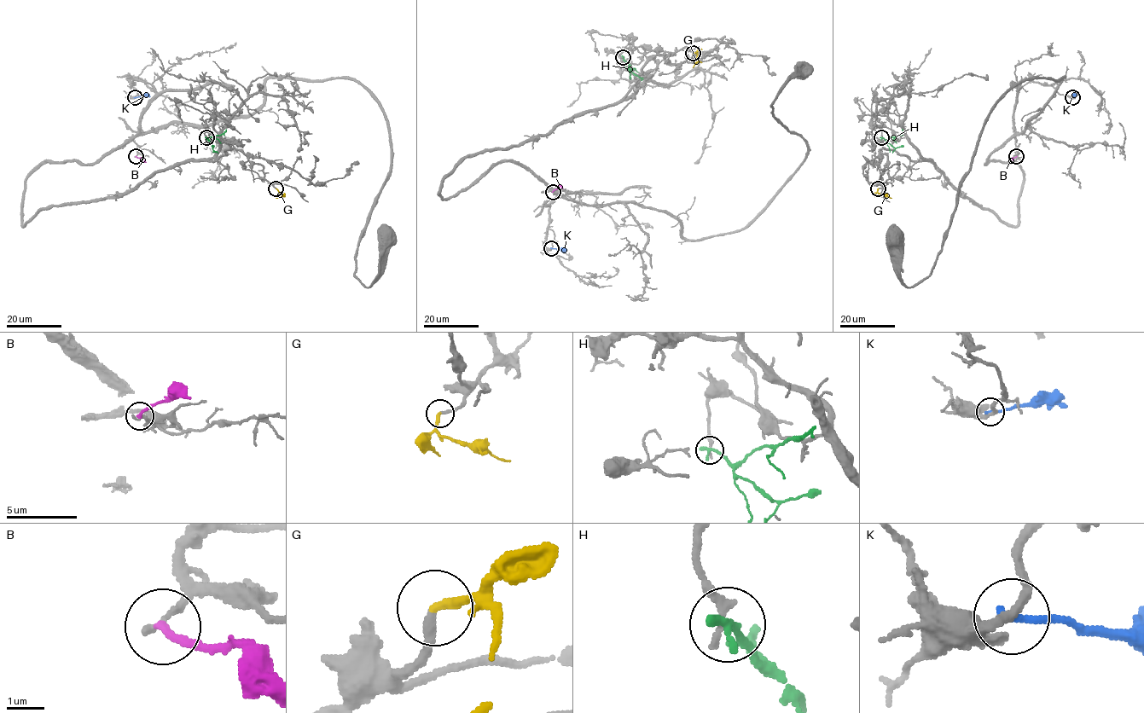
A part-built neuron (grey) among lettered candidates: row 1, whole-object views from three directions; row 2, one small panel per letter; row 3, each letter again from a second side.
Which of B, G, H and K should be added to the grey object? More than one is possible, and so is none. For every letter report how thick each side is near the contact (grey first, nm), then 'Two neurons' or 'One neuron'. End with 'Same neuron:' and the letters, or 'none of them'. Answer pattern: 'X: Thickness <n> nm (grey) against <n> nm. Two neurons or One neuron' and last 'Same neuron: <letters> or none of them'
B: Thickness 220 nm (grey) against 200 nm. Two neurons
G: Thickness 240 nm (grey) against 240 nm. One neuron
H: Thickness 260 nm (grey) against 320 nm. Two neurons
K: Thickness 240 nm (grey) against 240 nm. Two neurons
Same neuron: G

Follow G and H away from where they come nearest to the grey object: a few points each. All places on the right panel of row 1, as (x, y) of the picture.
G: (878, 188), (879, 193), (891, 198)
H: (881, 137), (888, 140), (899, 136), (903, 131), (902, 129)

